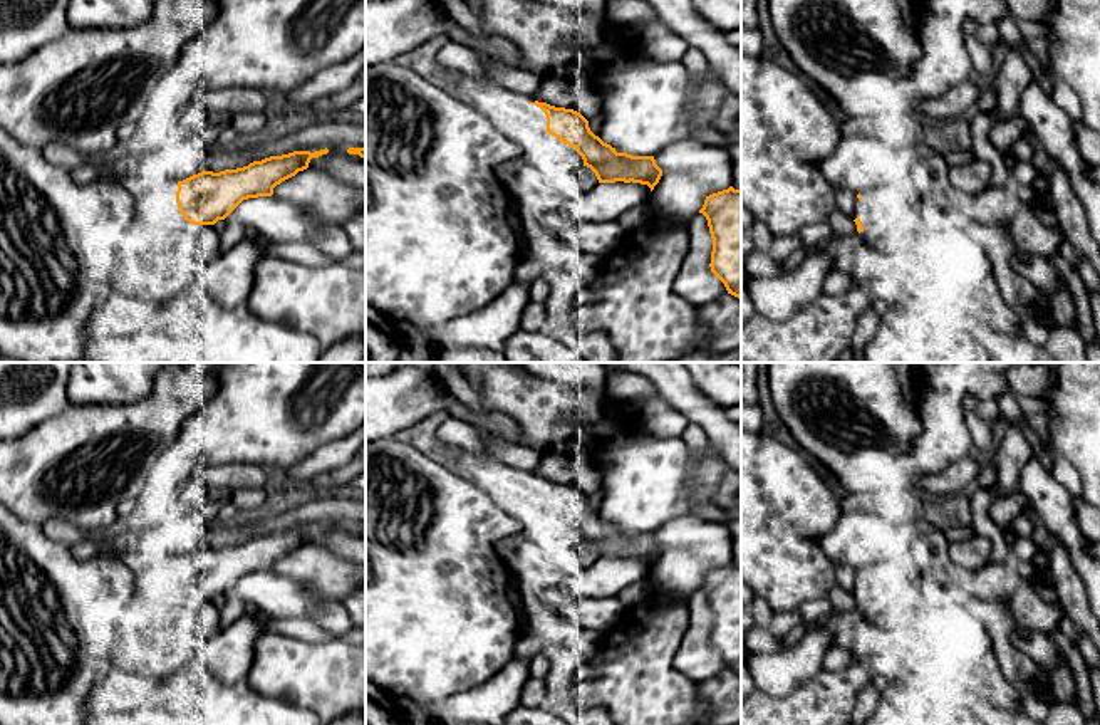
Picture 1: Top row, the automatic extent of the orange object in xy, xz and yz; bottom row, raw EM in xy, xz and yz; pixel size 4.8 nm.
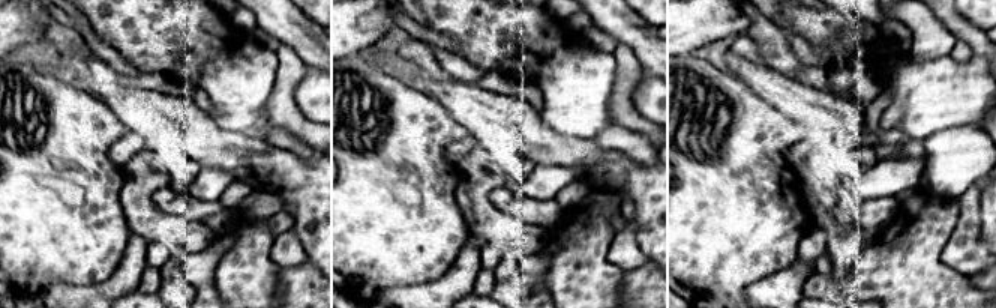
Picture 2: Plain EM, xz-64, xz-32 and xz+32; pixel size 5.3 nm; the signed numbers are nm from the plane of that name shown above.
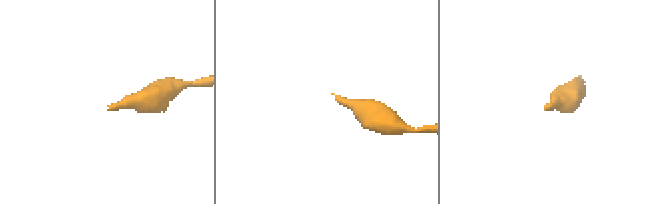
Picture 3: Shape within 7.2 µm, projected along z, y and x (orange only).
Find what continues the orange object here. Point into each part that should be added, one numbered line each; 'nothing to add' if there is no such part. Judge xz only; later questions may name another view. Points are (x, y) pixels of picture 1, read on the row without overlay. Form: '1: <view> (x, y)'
1: xz (524, 499)

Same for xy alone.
1: xy (158, 583)

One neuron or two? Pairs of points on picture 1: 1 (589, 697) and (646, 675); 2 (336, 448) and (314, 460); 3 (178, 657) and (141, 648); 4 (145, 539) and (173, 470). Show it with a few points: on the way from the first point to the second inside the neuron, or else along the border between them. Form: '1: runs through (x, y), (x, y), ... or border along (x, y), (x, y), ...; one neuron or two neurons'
1: runs through (602, 683), (609, 678), (633, 677); one neuron
2: runs through (331, 453), (319, 460); one neuron
3: runs through (170, 657), (150, 655); one neuron
4: runs through (145, 522), (156, 507), (158, 487); one neuron

